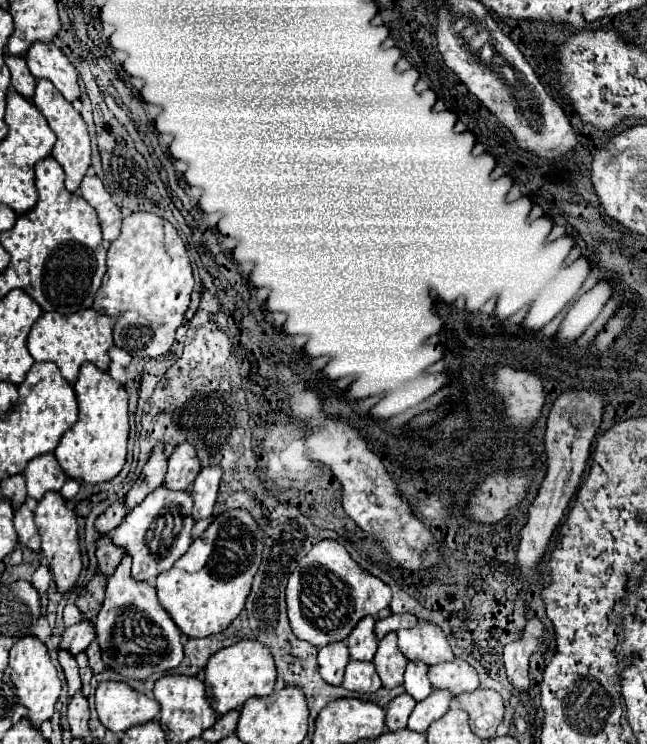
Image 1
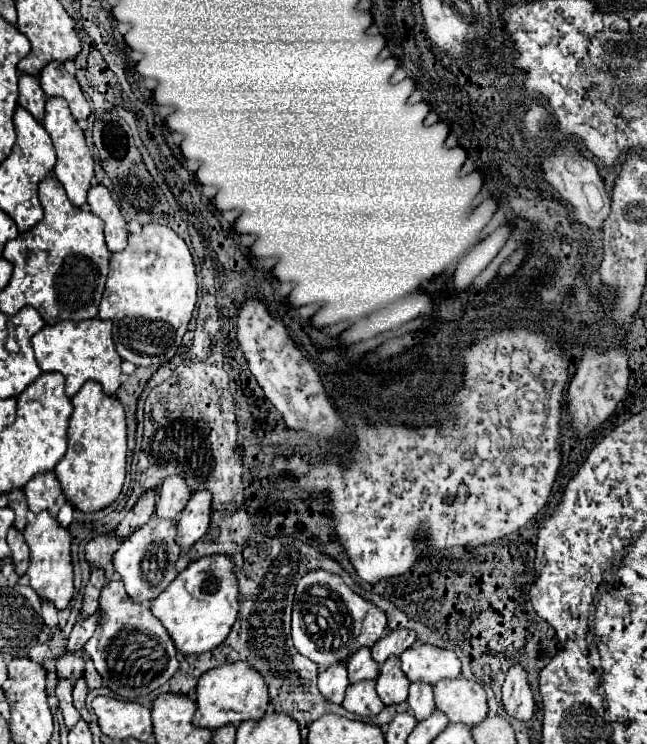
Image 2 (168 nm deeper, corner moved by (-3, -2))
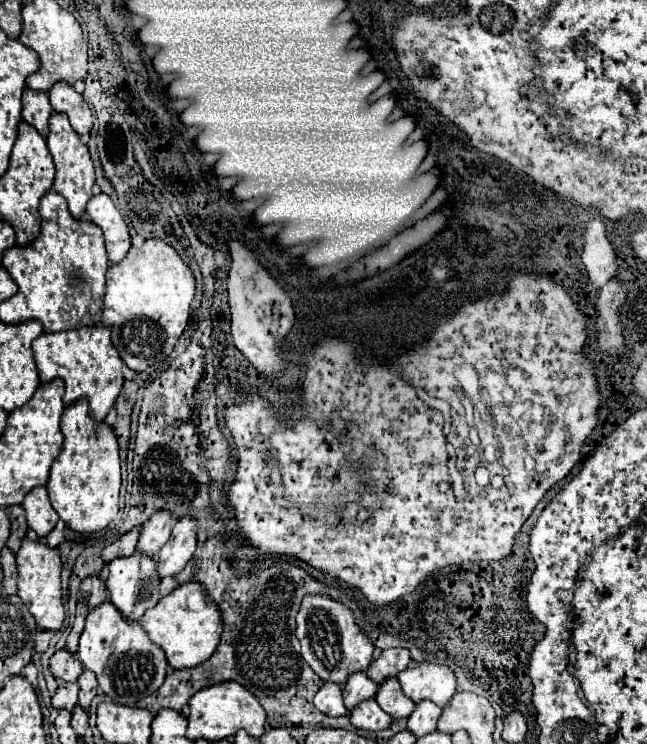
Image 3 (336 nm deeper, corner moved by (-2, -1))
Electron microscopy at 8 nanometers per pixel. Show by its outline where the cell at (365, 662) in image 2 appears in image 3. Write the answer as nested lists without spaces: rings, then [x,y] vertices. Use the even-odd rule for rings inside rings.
[[[358,673],[350,677],[350,683],[346,683],[344,687],[344,705],[348,709],[348,713],[358,707],[362,701],[372,699],[378,691],[378,685],[374,685],[374,681],[366,675],[366,673]]]

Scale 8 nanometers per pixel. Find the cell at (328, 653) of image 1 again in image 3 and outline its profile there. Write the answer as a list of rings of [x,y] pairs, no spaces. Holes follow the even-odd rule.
[[[324,683],[314,697],[314,705],[320,713],[330,717],[346,715],[346,707],[342,703],[342,691],[336,683]]]

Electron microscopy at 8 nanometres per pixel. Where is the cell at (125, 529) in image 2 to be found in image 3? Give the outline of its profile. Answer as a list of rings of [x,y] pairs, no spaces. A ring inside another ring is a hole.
[[[132,529],[130,533],[126,533],[124,537],[120,537],[116,543],[112,543],[110,547],[104,547],[102,551],[102,561],[104,563],[110,563],[118,557],[130,557],[136,549],[136,543],[138,543],[138,535],[140,535],[140,529]]]

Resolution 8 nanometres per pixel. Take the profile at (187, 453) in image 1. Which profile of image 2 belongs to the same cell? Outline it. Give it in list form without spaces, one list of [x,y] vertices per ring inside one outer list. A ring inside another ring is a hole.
[[[169,476],[161,486],[161,498],[157,498],[155,514],[161,518],[177,518],[179,512],[185,508],[187,500],[191,498],[191,490],[181,476]]]

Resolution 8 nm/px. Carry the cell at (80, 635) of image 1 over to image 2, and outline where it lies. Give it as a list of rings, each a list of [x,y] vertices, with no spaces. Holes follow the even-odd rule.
[[[77,650],[77,652],[63,652],[57,660],[55,660],[55,666],[57,666],[57,676],[59,678],[71,678],[71,680],[77,680],[83,676],[83,670],[85,670],[85,660],[83,660],[83,650]]]

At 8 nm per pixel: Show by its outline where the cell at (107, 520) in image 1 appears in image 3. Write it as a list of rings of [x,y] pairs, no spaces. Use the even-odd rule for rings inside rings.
[[[88,577],[80,585],[80,595],[88,595],[88,609],[96,609],[106,601],[106,585],[102,577]]]

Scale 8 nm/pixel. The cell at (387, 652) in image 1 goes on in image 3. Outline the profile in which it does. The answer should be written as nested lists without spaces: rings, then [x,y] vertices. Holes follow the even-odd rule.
[[[386,679],[386,683],[382,683],[382,687],[378,689],[376,701],[392,719],[406,719],[416,709],[416,705],[410,703],[406,695],[402,695],[398,679]]]

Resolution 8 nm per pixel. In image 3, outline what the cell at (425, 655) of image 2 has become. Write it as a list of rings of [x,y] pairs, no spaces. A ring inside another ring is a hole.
[[[432,663],[410,665],[406,671],[402,671],[402,675],[398,675],[398,681],[404,695],[414,703],[428,699],[442,709],[456,693],[456,677],[452,669]]]

